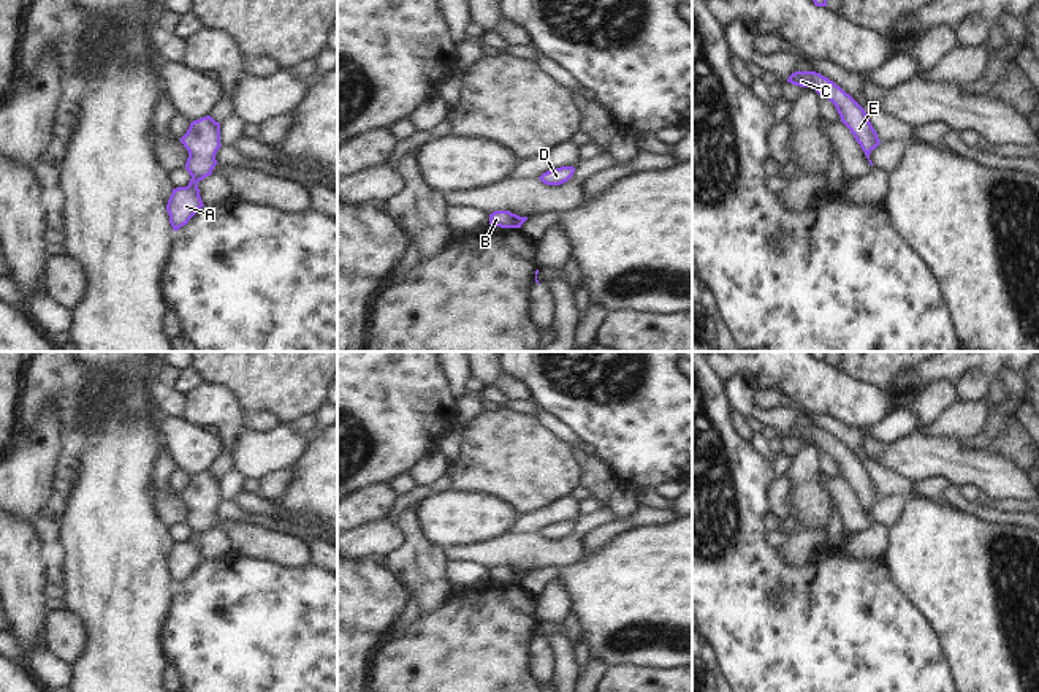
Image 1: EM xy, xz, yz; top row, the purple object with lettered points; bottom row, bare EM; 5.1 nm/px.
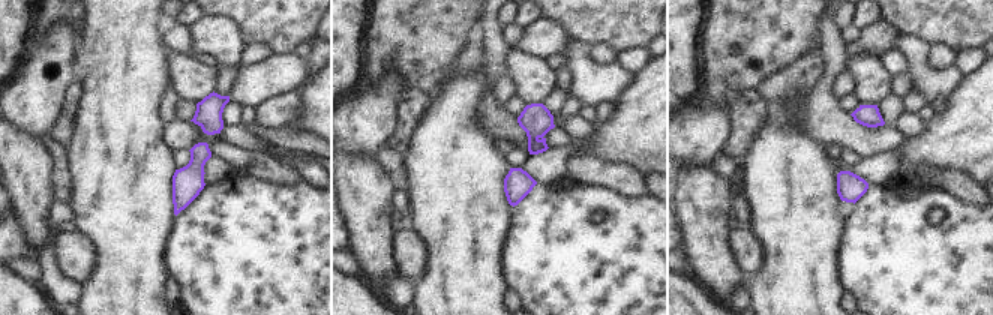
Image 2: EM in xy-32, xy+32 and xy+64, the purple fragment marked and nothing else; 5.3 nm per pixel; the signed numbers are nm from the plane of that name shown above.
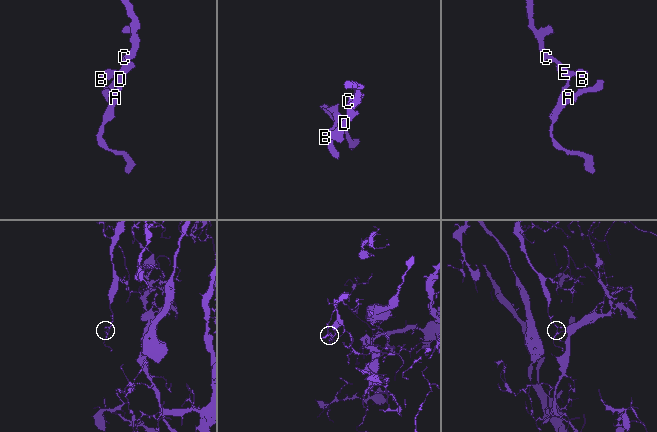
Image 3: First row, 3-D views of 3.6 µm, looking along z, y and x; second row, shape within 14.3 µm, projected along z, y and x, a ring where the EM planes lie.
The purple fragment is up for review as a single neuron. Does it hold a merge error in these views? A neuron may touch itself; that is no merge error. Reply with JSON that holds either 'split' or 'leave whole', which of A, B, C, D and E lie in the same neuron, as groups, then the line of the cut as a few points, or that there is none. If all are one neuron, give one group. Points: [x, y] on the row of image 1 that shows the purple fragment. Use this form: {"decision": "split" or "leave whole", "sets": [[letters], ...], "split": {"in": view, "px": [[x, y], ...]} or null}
{"decision": "leave whole", "sets": [["A", "B", "C", "D", "E"]], "split": null}

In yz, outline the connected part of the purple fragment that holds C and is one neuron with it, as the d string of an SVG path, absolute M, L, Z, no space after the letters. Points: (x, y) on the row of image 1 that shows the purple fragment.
M795 71L789 76L787 82L800 87L811 87L820 98L828 98L835 105L841 122L851 130L873 166L870 154L881 141L865 109L849 93L816 71Z

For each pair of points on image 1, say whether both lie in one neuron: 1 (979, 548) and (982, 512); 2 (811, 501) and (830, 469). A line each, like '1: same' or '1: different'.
1: different
2: different

